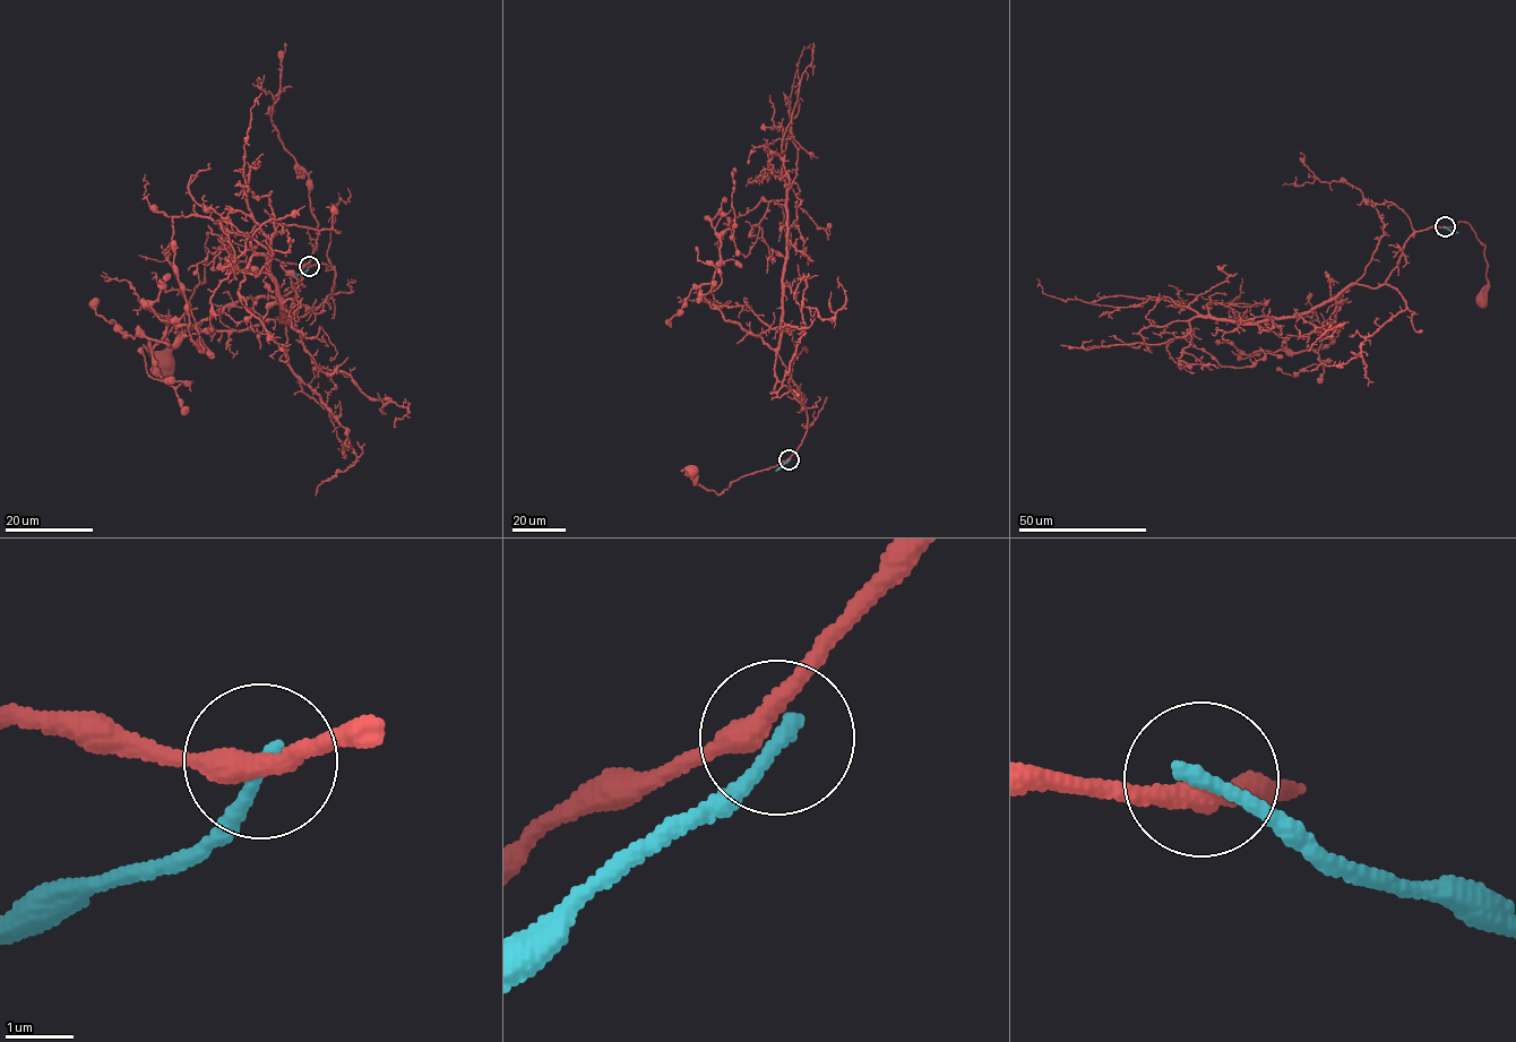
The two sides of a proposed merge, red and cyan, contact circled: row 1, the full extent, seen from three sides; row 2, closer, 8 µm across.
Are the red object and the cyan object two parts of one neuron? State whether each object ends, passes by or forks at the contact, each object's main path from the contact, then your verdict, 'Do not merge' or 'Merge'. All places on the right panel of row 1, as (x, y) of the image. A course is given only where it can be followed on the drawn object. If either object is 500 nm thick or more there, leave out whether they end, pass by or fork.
At the ring red passes by. At the ring cyan ends. Course of red: (1444, 226), (1464, 222), (1484, 246), (1488, 290), (1481, 298). Course of cyan: (1444, 226), (1457, 232). Do not merge

